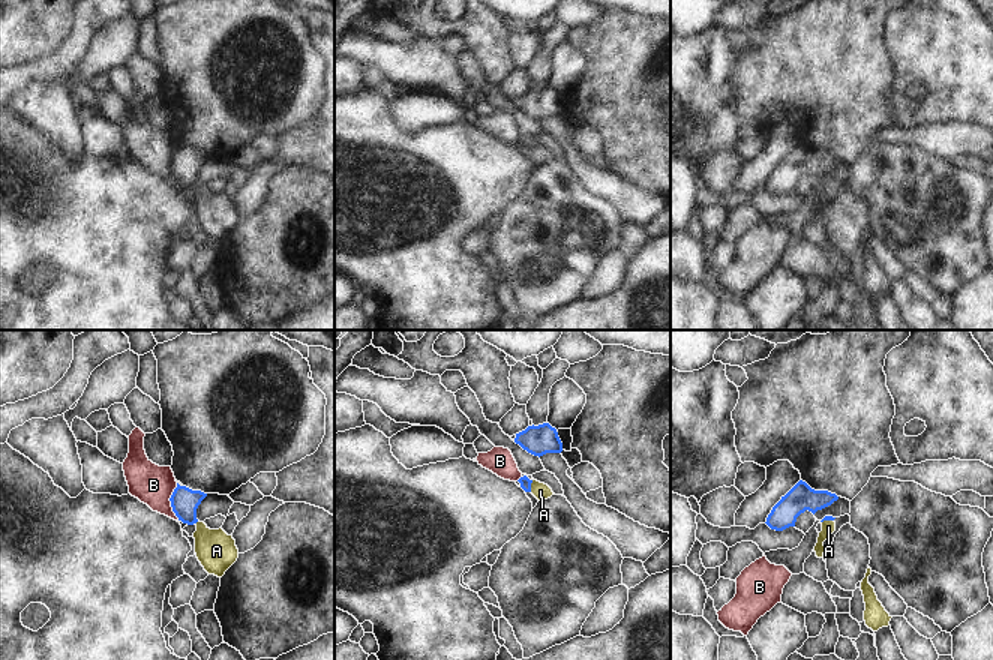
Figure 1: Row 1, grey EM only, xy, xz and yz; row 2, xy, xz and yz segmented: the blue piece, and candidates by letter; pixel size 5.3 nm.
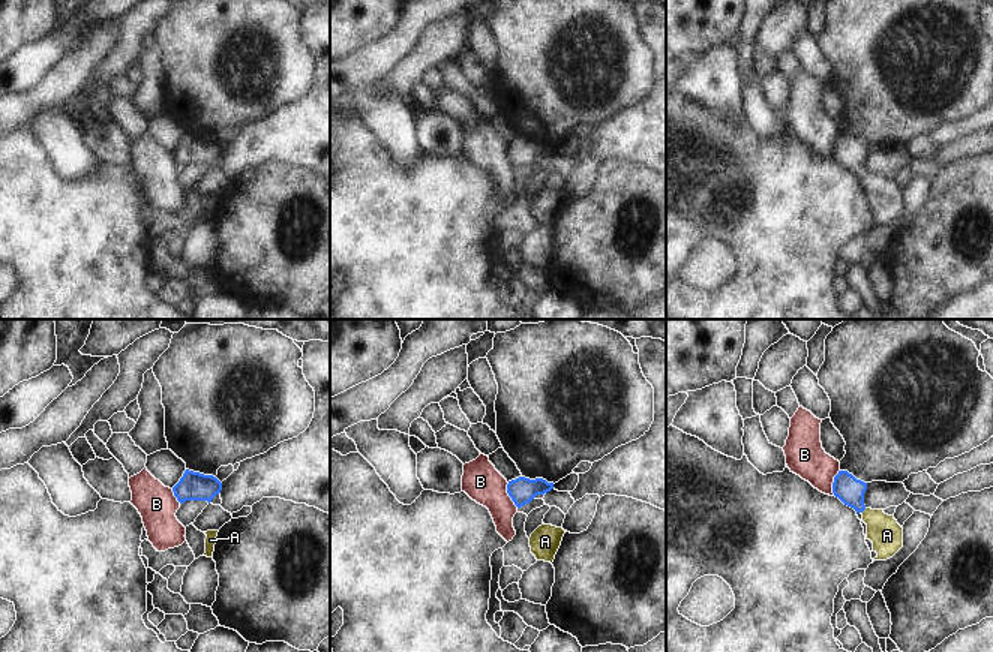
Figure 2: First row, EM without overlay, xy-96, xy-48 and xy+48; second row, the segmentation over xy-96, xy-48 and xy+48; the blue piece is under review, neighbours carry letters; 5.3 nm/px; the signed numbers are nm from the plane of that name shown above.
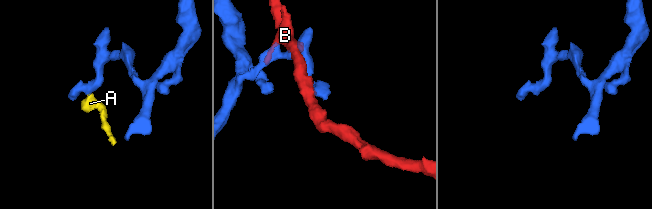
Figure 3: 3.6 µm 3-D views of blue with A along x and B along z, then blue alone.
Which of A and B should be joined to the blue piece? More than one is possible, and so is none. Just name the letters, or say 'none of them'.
A

